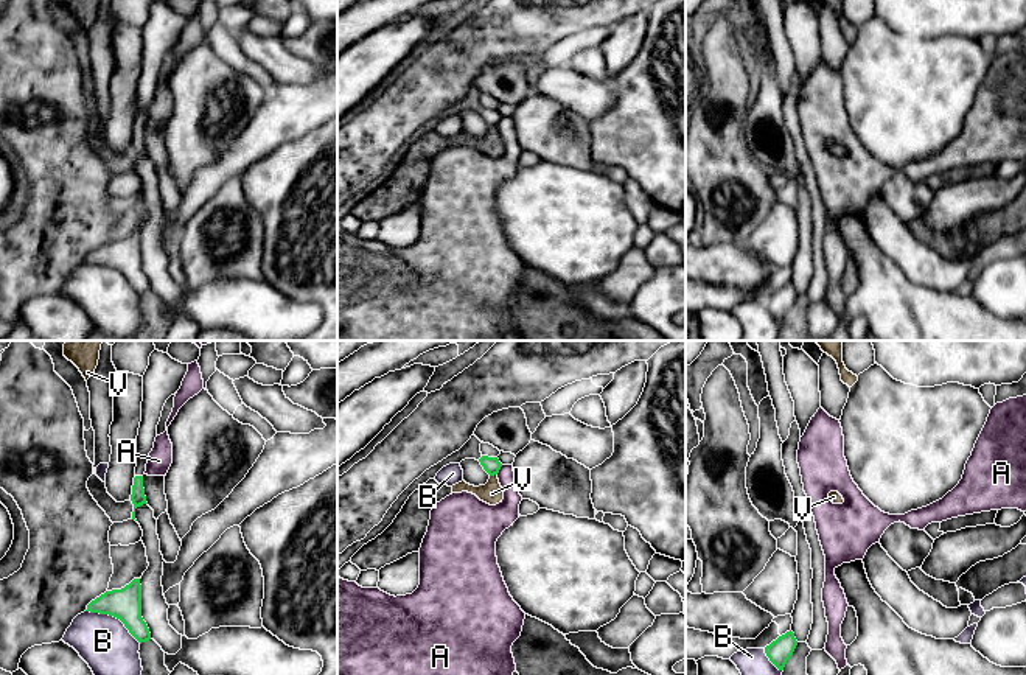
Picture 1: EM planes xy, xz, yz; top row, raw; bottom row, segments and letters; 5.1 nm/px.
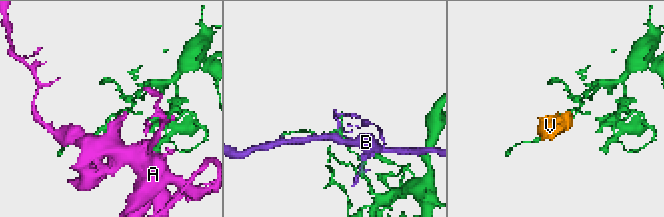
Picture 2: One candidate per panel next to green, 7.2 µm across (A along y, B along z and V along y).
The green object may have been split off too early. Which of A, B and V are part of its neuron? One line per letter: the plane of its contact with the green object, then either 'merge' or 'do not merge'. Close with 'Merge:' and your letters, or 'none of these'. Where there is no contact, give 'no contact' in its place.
A: xz | do not merge
B: xy | do not merge
V: xz | do not merge
Merge: none of these

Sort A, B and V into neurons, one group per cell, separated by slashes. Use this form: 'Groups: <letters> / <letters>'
Groups: A / B / V

